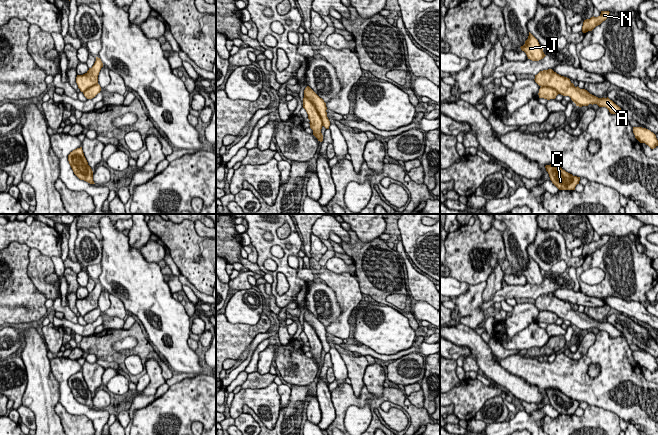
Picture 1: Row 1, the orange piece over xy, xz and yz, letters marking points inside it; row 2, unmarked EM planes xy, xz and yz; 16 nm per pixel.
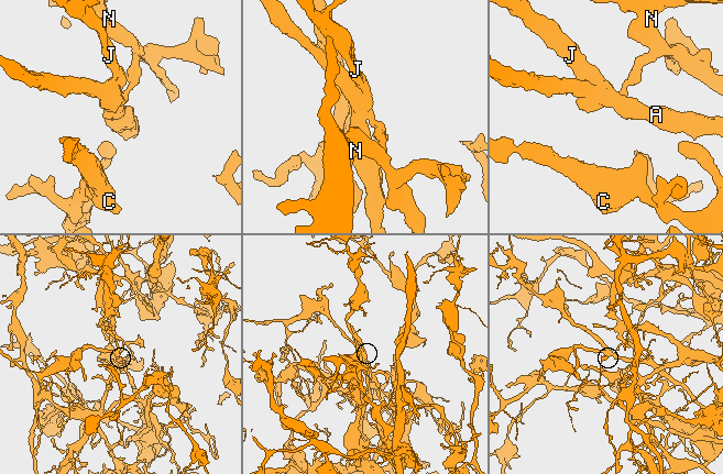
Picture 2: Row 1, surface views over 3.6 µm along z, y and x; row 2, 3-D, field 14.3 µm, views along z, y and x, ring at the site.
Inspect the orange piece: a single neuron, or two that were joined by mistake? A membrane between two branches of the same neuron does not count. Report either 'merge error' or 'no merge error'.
merge error

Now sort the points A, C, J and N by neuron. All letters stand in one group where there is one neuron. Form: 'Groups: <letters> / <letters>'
Groups: A J / C N

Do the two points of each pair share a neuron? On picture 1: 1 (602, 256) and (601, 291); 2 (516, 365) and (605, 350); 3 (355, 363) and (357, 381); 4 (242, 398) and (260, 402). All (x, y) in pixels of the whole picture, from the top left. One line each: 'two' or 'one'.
1: one
2: one
3: one
4: one

